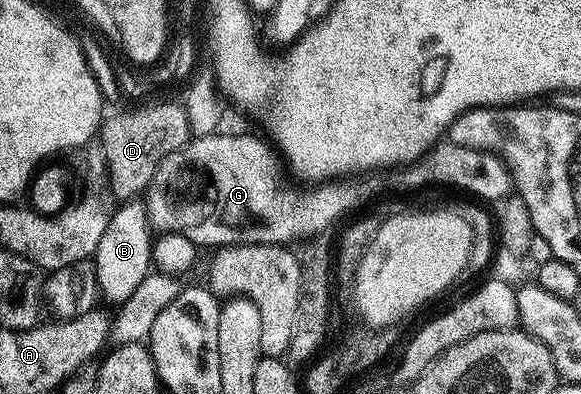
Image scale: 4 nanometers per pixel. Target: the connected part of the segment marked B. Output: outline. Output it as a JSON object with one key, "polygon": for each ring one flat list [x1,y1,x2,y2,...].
{"polygon":[[128,200,120,204,116,211,111,211,106,232,102,232,102,240,98,240,94,255,96,288,103,301,105,298,113,304,125,302,134,292,134,288,142,284,152,266,153,241,148,225,148,209,143,201]]}

